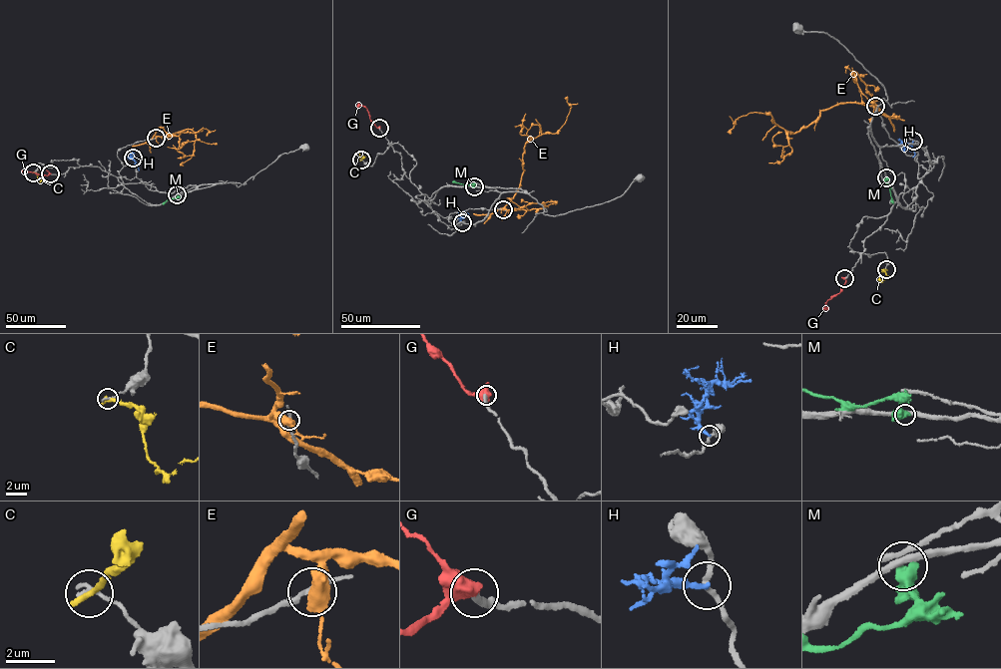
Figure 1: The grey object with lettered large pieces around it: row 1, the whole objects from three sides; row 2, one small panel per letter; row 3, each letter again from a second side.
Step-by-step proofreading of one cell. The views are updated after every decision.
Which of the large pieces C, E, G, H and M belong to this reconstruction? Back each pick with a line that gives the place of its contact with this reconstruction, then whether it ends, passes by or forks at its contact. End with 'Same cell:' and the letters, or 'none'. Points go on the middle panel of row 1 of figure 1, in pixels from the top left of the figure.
G: meets grey at (379, 128); it passes by
Same cell: G

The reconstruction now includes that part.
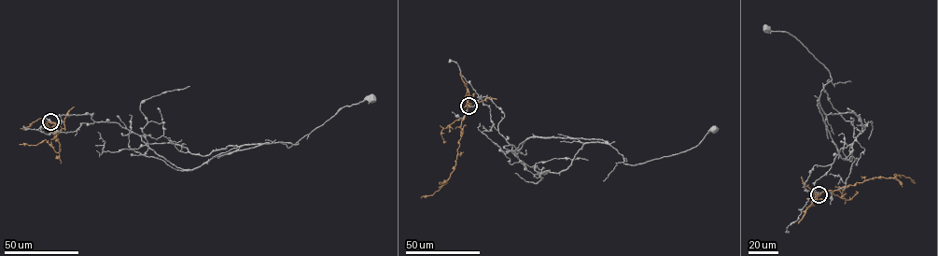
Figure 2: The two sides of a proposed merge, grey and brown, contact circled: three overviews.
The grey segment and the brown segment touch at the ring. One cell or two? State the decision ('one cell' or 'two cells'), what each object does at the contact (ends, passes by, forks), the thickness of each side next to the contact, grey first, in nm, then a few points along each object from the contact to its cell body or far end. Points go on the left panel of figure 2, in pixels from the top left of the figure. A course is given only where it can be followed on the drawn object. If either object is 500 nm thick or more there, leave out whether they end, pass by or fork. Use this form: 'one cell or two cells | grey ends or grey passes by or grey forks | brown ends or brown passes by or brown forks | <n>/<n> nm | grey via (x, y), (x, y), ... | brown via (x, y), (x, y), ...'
two cells | grey passes by | brown forks | 280/220 nm | grey via (50, 120), (93, 113), (93, 120), (118, 122), (185, 169), (266, 143), (295, 145), (342, 107), (371, 99) | brown via (50, 121), (45, 119), (43, 121), (58, 138), (60, 150), (57, 152), (45, 139), (35, 145), (19, 144)

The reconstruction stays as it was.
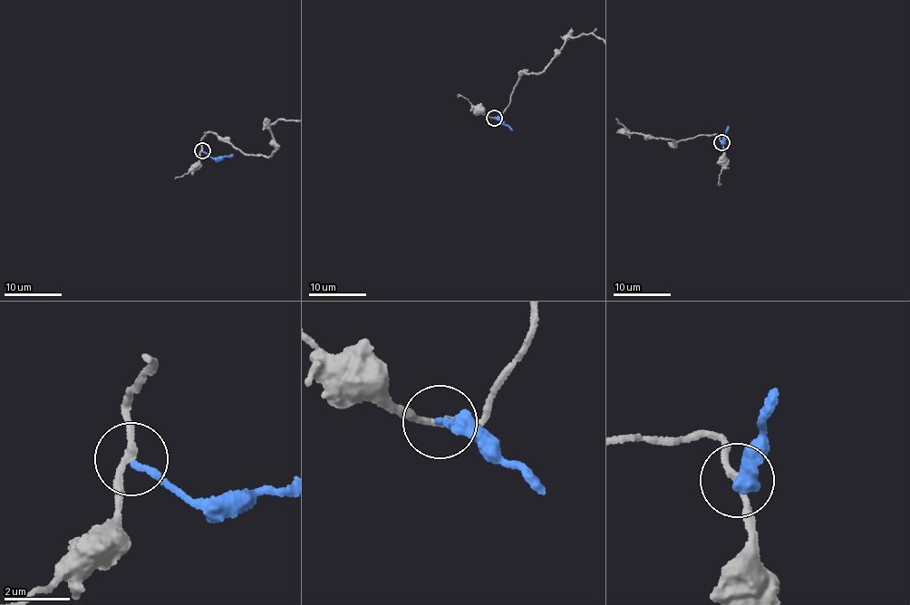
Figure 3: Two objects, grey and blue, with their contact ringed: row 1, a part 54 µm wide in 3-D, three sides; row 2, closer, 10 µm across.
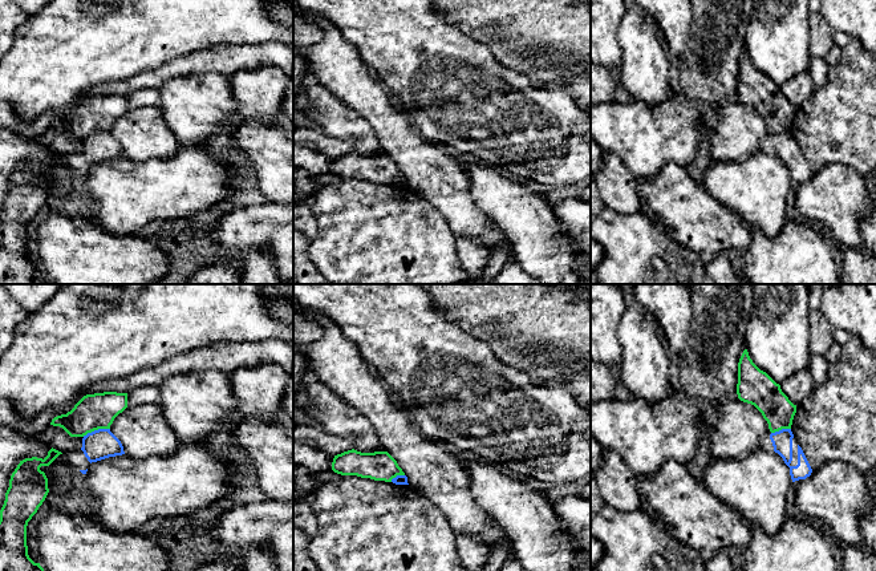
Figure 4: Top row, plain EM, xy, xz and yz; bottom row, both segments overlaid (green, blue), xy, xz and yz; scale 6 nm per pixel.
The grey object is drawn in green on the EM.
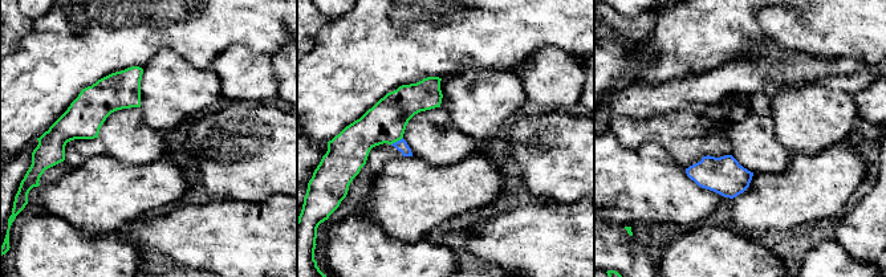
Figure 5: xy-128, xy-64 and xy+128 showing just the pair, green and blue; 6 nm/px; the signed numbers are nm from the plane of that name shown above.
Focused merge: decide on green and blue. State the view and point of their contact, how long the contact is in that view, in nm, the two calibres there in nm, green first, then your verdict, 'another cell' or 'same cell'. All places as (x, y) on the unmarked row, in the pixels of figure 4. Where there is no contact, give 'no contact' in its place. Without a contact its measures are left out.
contact xy (96, 132); length 180 nm; calibres 220 and 180 nm; another cell

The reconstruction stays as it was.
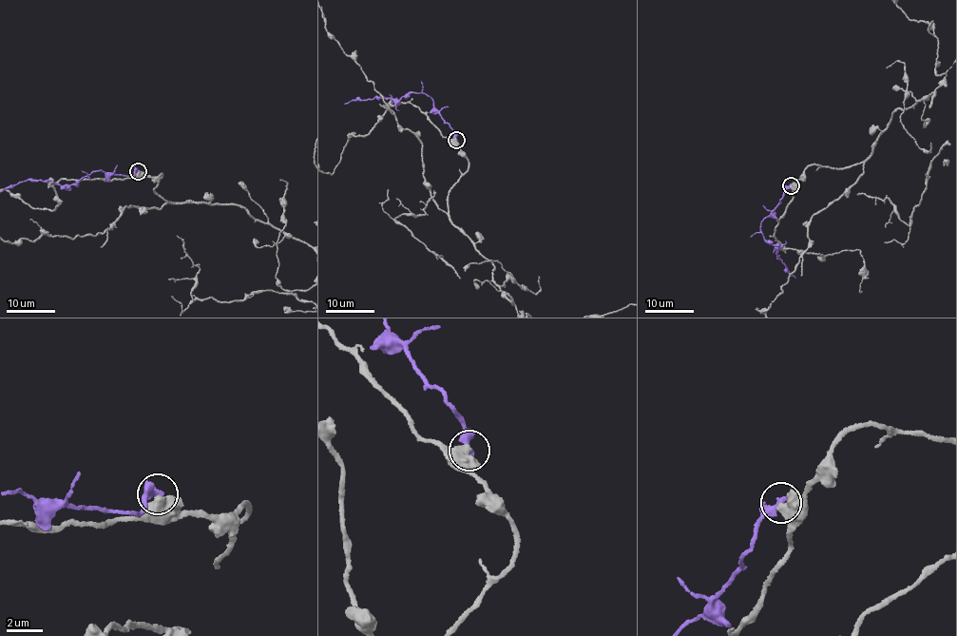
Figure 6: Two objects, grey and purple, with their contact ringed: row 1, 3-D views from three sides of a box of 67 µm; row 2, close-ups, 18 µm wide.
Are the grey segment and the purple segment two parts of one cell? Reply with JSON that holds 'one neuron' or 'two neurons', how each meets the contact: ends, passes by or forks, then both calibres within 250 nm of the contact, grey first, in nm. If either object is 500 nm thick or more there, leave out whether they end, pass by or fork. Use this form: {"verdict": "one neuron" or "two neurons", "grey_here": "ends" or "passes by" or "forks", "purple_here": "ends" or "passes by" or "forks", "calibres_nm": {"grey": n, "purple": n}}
{"verdict": "two neurons", "calibres_nm": {"grey": 650, "purple": 300}}

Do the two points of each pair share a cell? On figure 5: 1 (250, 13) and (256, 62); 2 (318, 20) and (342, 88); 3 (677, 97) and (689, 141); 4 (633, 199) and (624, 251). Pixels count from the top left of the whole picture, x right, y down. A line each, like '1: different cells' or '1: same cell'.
1: different cells
2: different cells
3: different cells
4: different cells

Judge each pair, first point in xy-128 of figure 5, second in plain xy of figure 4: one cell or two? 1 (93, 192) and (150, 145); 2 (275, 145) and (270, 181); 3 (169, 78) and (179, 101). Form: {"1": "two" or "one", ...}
{"1": "two", "2": "one", "3": "one"}

